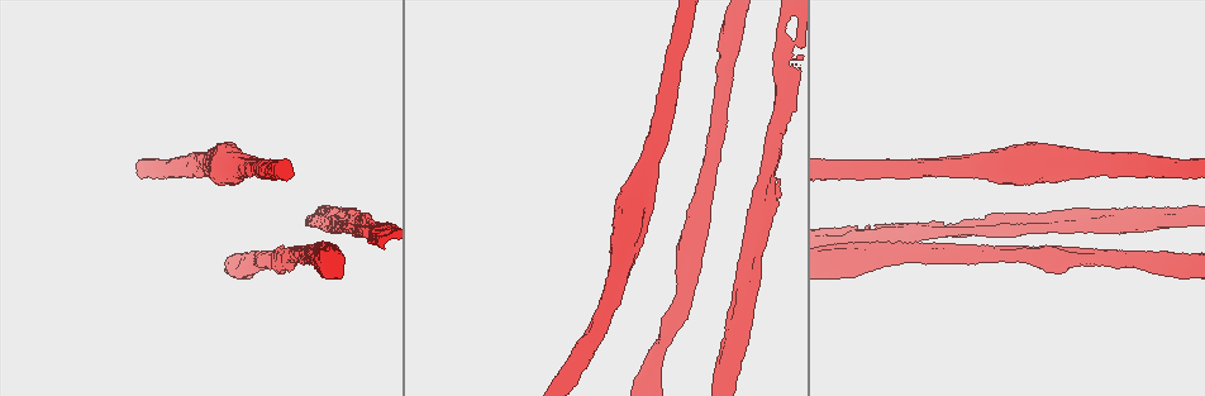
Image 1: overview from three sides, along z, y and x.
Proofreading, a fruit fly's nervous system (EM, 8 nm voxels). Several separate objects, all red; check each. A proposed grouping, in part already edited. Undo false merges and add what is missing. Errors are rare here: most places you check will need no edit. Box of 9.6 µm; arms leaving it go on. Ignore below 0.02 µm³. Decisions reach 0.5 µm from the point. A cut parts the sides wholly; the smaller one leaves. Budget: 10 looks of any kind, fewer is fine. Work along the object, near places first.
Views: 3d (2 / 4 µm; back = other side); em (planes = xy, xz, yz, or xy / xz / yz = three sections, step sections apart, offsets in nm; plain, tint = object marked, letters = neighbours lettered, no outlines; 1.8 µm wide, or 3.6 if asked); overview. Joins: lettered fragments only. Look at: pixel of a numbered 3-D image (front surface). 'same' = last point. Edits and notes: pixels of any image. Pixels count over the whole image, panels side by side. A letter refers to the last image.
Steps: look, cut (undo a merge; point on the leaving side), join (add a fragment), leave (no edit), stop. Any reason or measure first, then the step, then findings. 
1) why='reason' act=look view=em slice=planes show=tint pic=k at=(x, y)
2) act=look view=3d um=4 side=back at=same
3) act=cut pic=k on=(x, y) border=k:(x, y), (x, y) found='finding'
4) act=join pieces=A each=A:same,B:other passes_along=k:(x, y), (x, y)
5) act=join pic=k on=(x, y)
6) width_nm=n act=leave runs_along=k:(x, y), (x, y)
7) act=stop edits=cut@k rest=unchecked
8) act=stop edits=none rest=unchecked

why='two arms in line, one across' act=look view=em slice=xy step=16 show=letters pic=1 at=(378, 234)

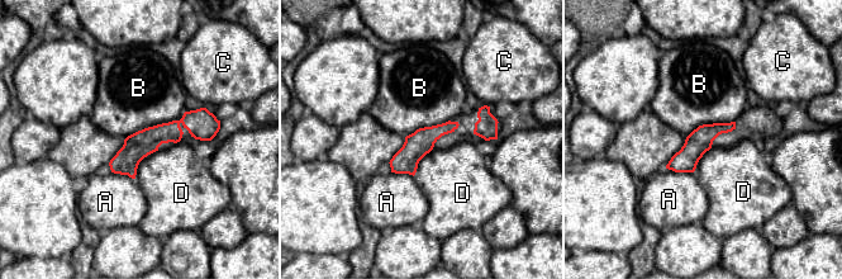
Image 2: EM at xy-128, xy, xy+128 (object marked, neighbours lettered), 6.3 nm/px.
why='cut it another way' act=look view=em slice=planes show=letters at=same

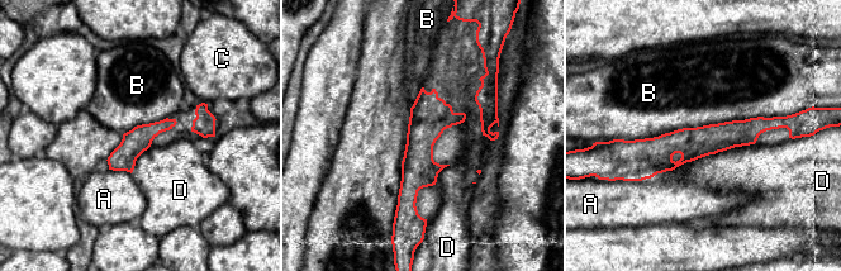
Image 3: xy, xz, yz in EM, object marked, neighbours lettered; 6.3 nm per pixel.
act=leave each=A:other,B:other,C:other,D:other found='all the same neuron'

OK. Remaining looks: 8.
why='free end' act=look view=em slice=planes show=letters pic=1 at=(769, 223)

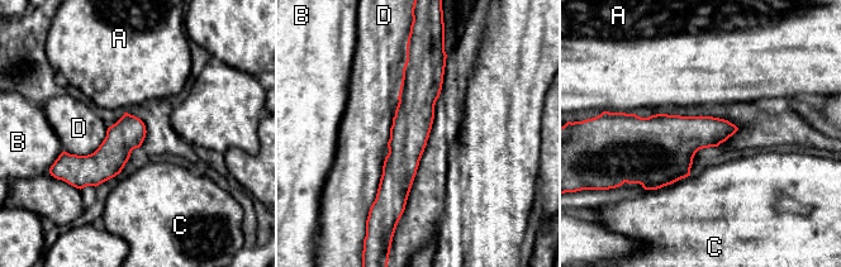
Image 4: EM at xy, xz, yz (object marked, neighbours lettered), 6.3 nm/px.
width_nm=220 act=leave each=A:other,B:other,C:other,D:other found='none of them fits'

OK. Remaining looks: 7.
why='three arms meet' act=look view=3d um=2 side=back pic=1 at=(1107, 224)

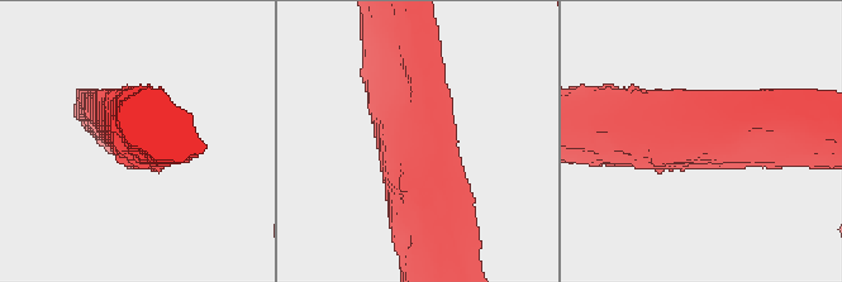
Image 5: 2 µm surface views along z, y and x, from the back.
arms=3 arm_widths_nm=200,220,420 act=look view=em slice=xy step=16 show=tint pic=5 at=(705, 133)

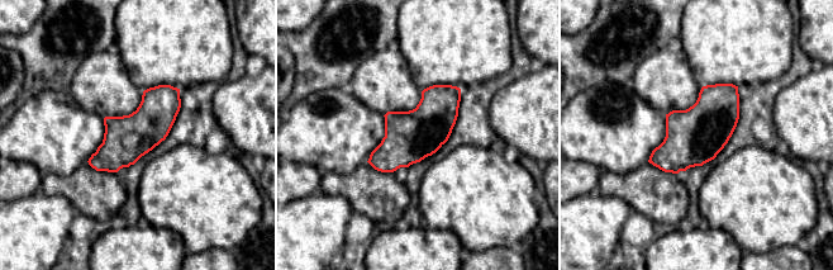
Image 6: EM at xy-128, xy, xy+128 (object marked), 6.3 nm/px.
why='another direction' act=look view=em slice=planes show=letters at=same

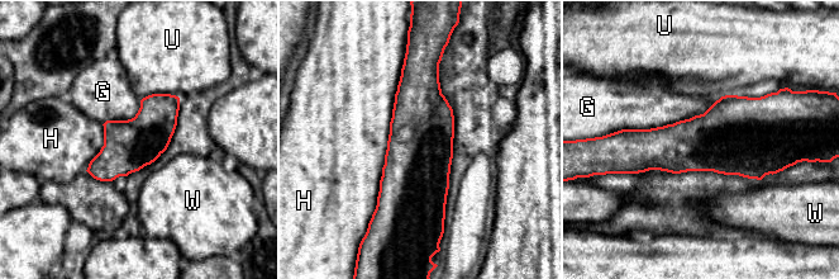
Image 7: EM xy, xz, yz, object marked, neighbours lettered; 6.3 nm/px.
act=leave each=G:other,H:other,U:other,W:other border=7:(721, 97), (689, 118), (616, 132) found='one neuron here'

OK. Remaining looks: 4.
why='sudden change in width' act=look view=em um=3.6 slice=planes show=tint pic=1 at=(651, 384)

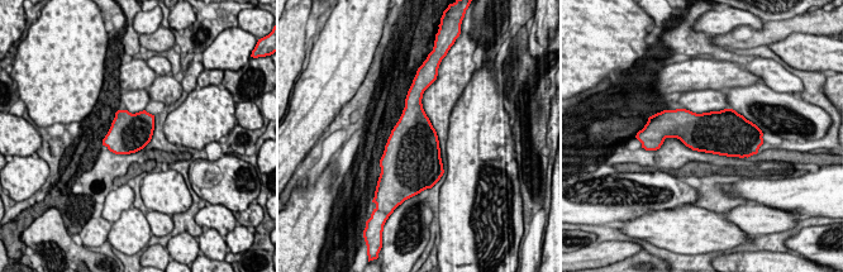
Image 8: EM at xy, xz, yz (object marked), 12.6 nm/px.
why='see the neighbours' act=look view=em um=3.6 slice=planes show=letters at=same

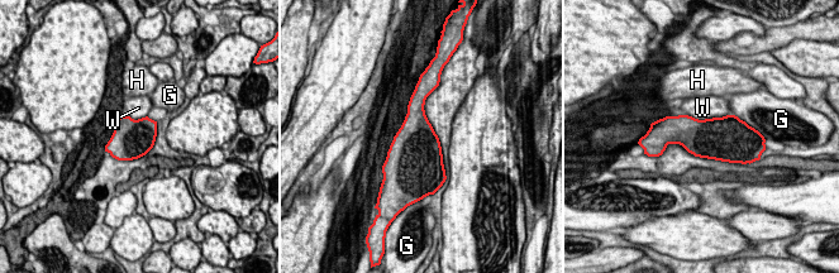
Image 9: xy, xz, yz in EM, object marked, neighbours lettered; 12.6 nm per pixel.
act=leave each=G:other,H:other,W:other found='continuous, no second neuron'

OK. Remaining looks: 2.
act=stop edits=none rest=unchecked

